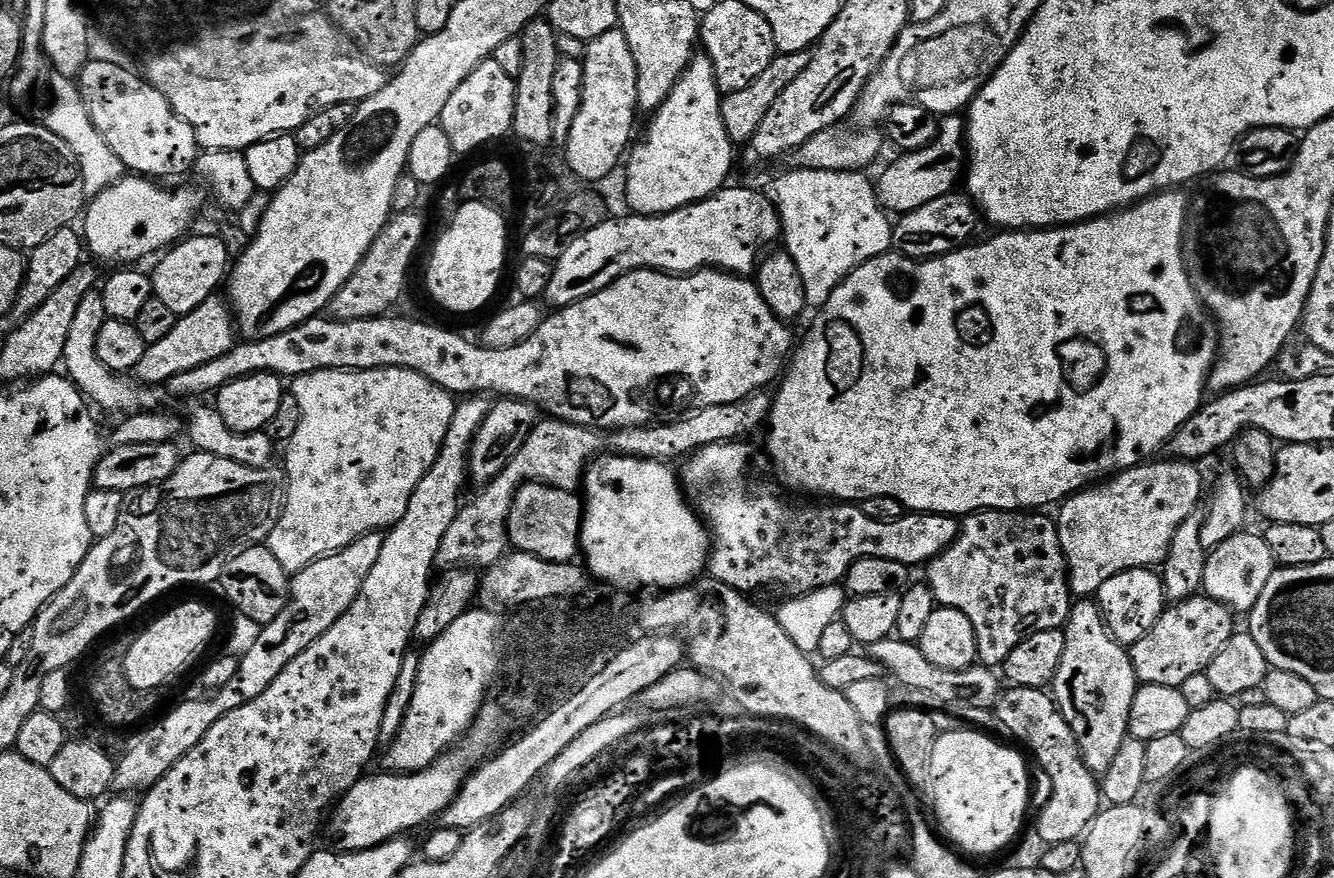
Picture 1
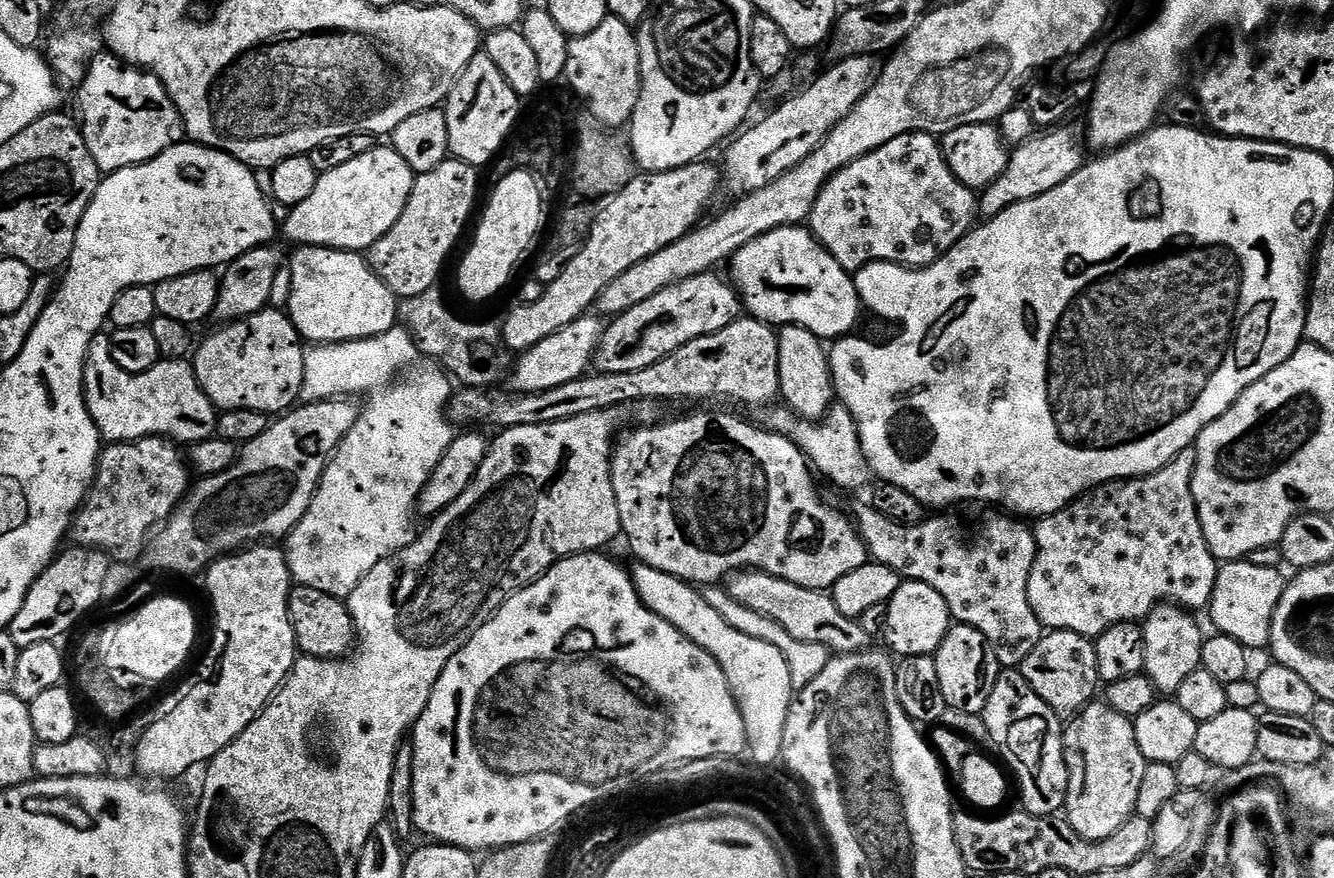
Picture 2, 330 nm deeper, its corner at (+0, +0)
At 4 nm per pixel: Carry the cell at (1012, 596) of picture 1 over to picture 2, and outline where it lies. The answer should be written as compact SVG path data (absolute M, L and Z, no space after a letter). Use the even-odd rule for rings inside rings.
M864 502L857 506L853 512L850 512L851 519L854 521L857 532L860 533L862 542L868 547L869 557L875 563L882 566L890 566L890 570L894 570L904 580L913 580L914 582L926 582L926 586L938 590L938 594L942 594L942 598L946 598L946 606L950 610L953 621L957 624L965 624L974 630L978 630L978 634L982 634L982 638L986 638L986 642L990 642L990 646L994 650L994 654L998 658L1001 669L1016 670L1019 669L1020 663L1026 658L1026 654L1030 654L1030 650L1034 650L1034 646L1038 646L1038 642L1045 634L1045 627L1040 623L1040 619L1034 614L1034 610L1030 606L1030 598L1028 597L1028 583L1030 582L1030 570L1036 561L1036 534L1031 527L1027 528L1023 519L1017 518L1012 514L1000 514L1004 516L992 516L980 529L976 532L976 540L967 540L964 532L952 520L947 520L947 515L936 514L933 518L925 518L922 523L914 526L906 526L898 522L890 522L890 518L886 518L886 514L882 514L878 509L873 508L871 503Z

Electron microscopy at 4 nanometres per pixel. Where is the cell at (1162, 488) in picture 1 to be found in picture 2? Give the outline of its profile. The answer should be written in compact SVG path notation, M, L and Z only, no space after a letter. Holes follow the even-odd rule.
M1195 447L1187 448L1182 450L1166 466L1158 469L1157 472L1152 472L1143 478L1112 480L1108 484L1099 484L1091 492L1085 492L1083 496L1079 496L1077 500L1067 504L1062 510L1043 517L1037 523L1040 525L1035 525L1036 561L1030 570L1028 597L1034 614L1040 619L1040 623L1044 625L1045 629L1058 632L1073 632L1074 634L1095 638L1102 635L1106 630L1110 630L1110 626L1115 624L1131 624L1144 621L1156 609L1158 604L1174 604L1185 610L1207 609L1211 605L1214 582L1218 571L1218 561L1212 555L1210 546L1206 546L1206 538L1202 534L1202 522L1198 518L1198 510L1192 493L1192 475L1195 469Z

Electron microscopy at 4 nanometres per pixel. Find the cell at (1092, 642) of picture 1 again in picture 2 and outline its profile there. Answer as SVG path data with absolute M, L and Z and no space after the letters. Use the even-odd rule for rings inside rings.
M1093 702L1067 721L1064 757L1068 767L1068 797L1062 809L1068 825L1082 838L1110 838L1122 822L1136 815L1138 789L1148 761L1138 750L1134 723L1103 702Z

